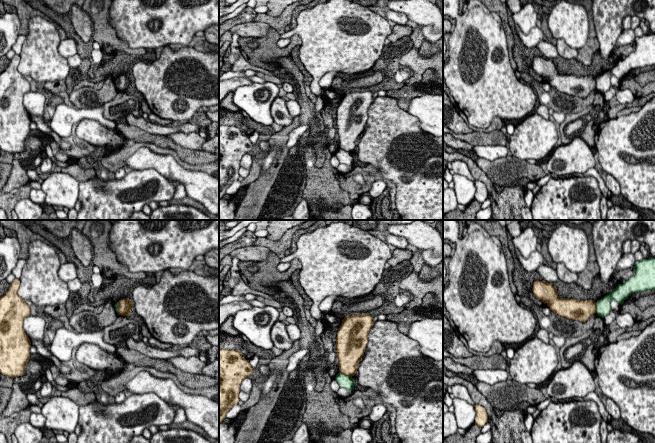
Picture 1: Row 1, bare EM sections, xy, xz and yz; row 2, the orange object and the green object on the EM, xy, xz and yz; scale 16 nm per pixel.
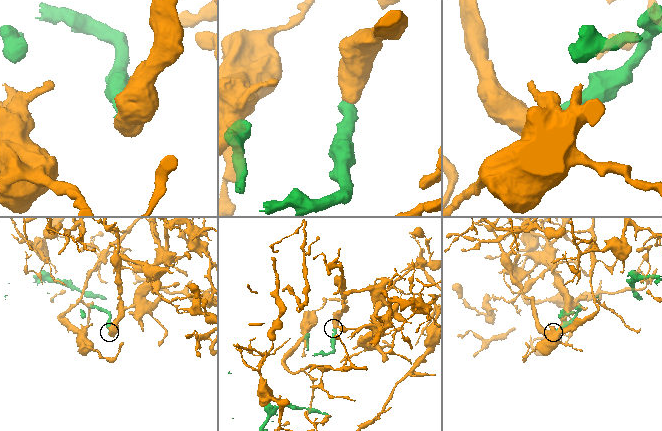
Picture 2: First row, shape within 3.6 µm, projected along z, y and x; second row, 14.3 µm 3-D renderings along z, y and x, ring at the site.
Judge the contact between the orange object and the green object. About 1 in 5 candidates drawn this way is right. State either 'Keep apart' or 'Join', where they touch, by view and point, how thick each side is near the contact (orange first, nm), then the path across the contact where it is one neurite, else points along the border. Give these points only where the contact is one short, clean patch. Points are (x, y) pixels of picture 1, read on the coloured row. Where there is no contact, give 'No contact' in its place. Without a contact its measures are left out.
Keep apart. Touches orange at xz (345, 374). Thickness 320 nm (orange) against 220 nm. Boundary: xz (339, 371), (351, 377)

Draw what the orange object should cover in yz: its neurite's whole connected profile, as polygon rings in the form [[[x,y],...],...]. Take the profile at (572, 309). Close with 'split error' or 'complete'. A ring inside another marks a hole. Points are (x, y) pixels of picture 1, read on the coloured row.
[[[544,280],[535,281],[532,291],[536,298],[545,302],[551,311],[561,317],[585,322],[596,313],[596,303],[593,300],[579,301],[560,298],[557,288],[552,283],[547,283]]]; complete

